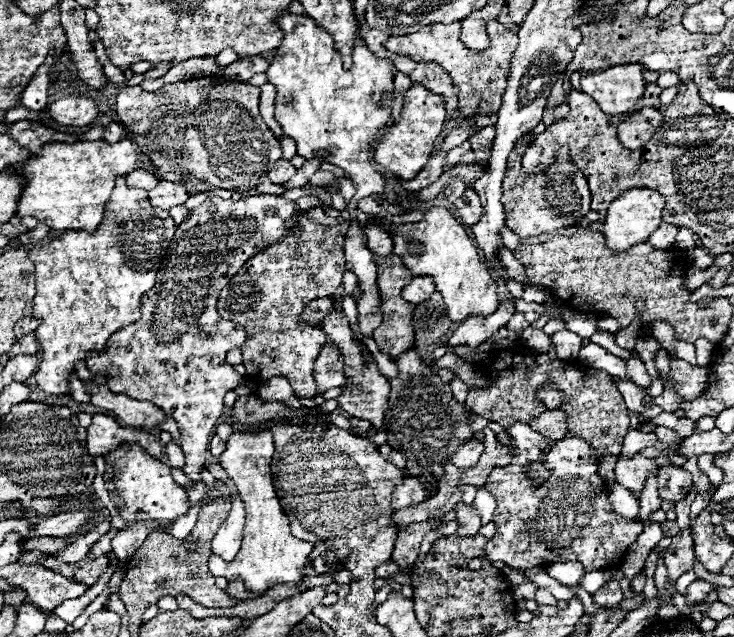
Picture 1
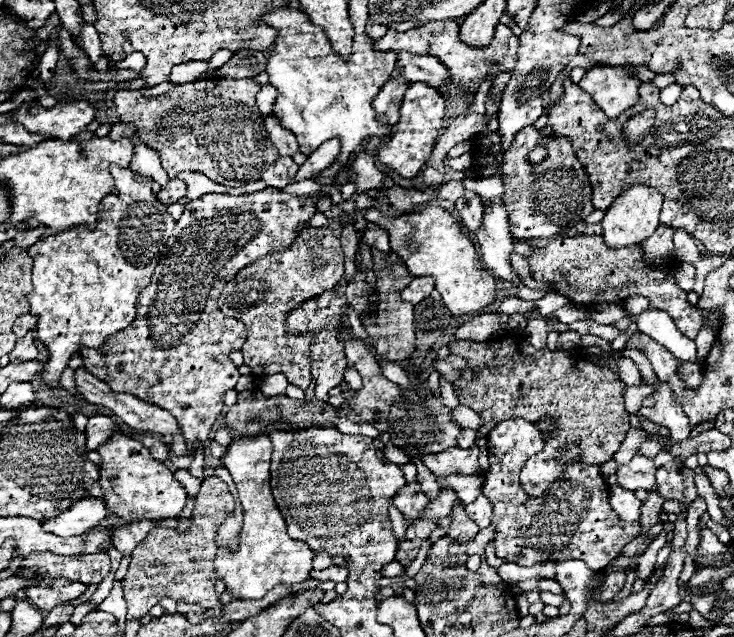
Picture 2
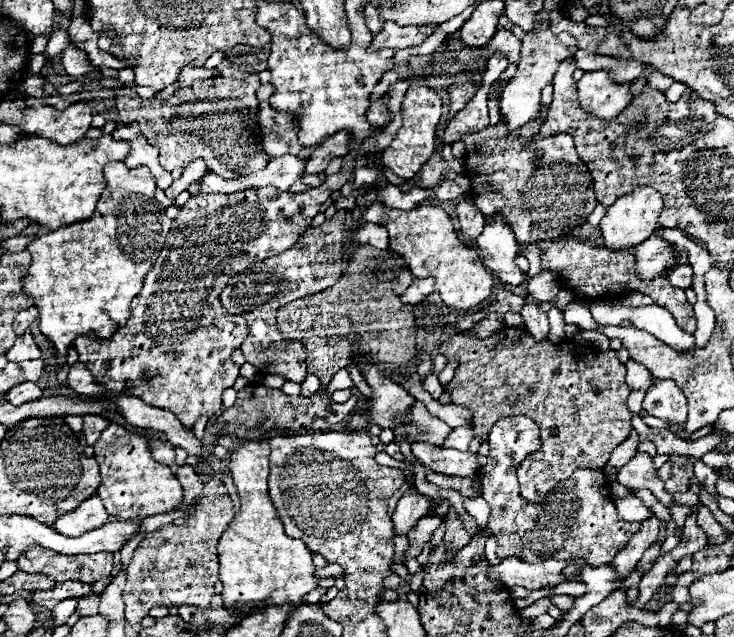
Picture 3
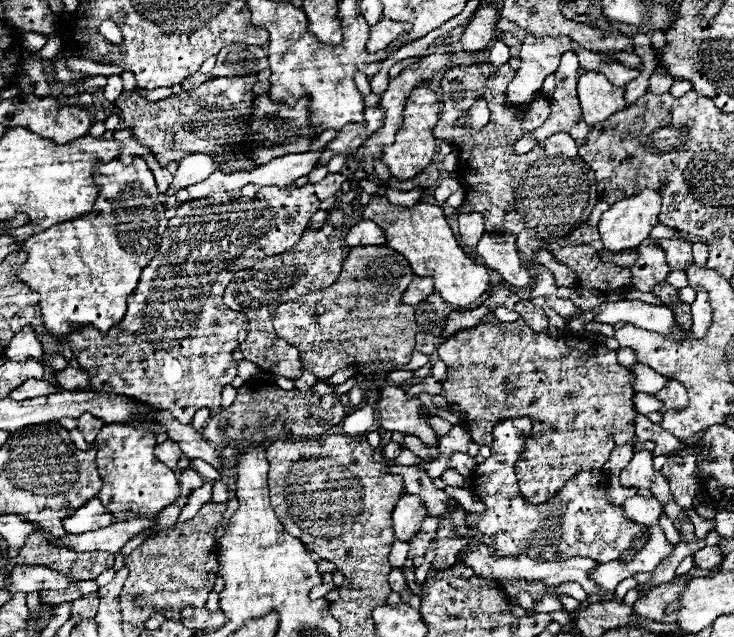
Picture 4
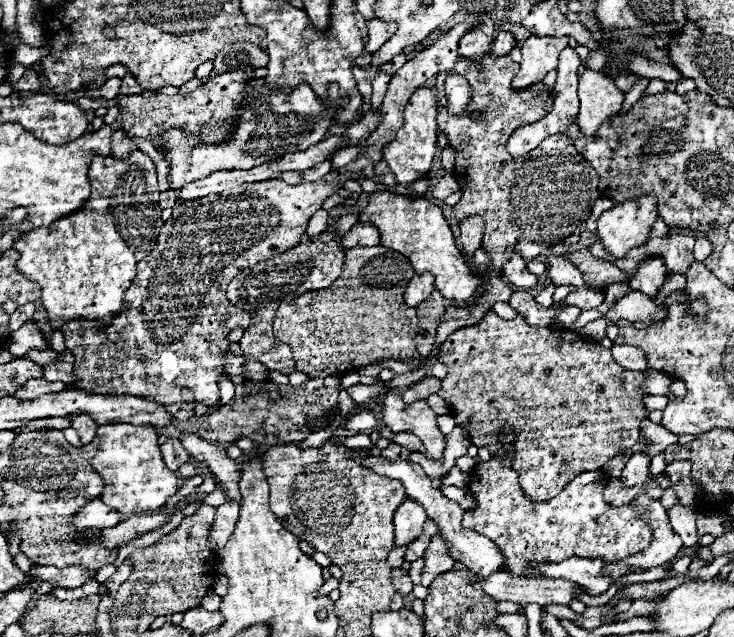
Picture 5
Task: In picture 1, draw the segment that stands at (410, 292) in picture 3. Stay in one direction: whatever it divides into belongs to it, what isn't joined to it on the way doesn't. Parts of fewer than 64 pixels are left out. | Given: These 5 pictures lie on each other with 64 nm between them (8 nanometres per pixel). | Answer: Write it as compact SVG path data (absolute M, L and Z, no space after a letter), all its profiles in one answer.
M416 276L404 290L402 290L402 298L408 300L410 304L416 302L424 302L432 296L432 292L436 292L436 286L432 282L432 278L426 276Z

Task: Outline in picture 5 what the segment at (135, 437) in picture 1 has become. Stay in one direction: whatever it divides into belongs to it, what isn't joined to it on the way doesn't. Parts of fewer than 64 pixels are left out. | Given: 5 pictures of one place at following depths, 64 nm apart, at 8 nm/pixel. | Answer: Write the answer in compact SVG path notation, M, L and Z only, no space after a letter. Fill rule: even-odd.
M82 414L82 416L72 418L72 428L78 430L80 440L82 440L84 444L90 444L90 442L94 440L94 436L96 436L96 428L98 428L98 424L96 424L92 418L88 418L86 414ZM168 438L168 442L164 442L160 446L160 452L162 452L162 458L170 470L178 470L180 464L190 460L190 456L186 454L186 450L182 448L178 438Z

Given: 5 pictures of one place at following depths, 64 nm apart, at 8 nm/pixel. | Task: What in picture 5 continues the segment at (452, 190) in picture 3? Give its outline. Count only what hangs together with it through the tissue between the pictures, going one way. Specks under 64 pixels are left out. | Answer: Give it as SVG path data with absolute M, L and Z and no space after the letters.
M446 174L442 180L438 180L432 196L434 196L436 200L446 200L450 194L454 194L454 192L458 192L458 190L460 190L460 188L458 188L458 182L456 182L454 174Z

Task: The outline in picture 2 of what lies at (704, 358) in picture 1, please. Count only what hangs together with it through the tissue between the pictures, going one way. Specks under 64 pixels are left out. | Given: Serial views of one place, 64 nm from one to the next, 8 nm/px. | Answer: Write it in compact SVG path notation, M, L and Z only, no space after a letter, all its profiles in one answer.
M702 328L700 330L700 334L696 336L696 348L698 348L698 360L700 362L704 362L704 358L706 358L706 354L708 354L708 348L712 346L712 340L714 340L714 334L712 334L712 330L708 330L708 328Z

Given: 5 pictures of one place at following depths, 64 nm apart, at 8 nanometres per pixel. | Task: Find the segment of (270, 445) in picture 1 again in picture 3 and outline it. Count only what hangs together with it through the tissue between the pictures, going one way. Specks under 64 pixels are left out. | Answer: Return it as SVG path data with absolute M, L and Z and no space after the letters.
M266 440L246 442L230 454L230 472L240 494L240 514L234 516L218 542L220 580L224 582L224 606L258 604L280 606L288 600L302 600L312 588L318 586L314 578L312 554L302 540L284 534L284 524L268 496L268 456L270 446Z

